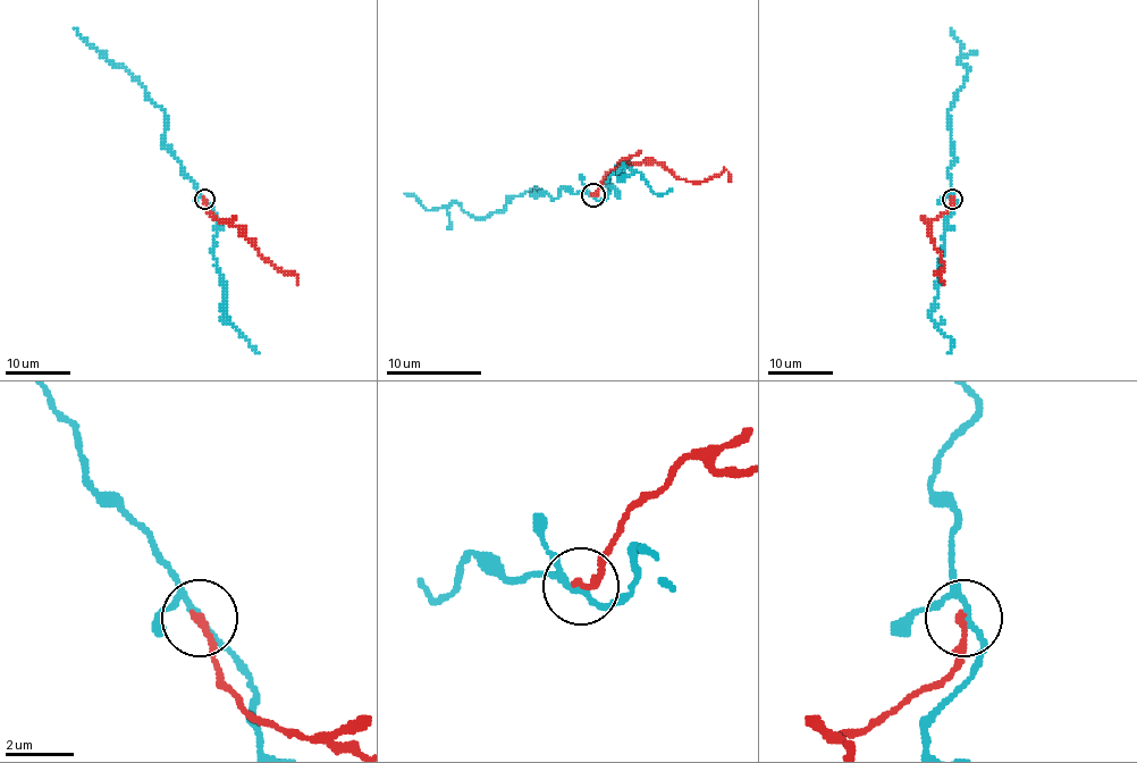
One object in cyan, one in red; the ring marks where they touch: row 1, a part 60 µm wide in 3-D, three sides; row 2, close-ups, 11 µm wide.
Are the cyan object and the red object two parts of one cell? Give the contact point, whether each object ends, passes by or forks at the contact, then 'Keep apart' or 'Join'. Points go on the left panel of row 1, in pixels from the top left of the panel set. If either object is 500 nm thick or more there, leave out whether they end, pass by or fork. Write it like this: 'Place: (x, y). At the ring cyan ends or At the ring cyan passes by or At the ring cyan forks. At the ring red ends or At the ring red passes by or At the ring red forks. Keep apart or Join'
Place: (204, 199). At the ring cyan forks. At the ring red ends. Keep apart

